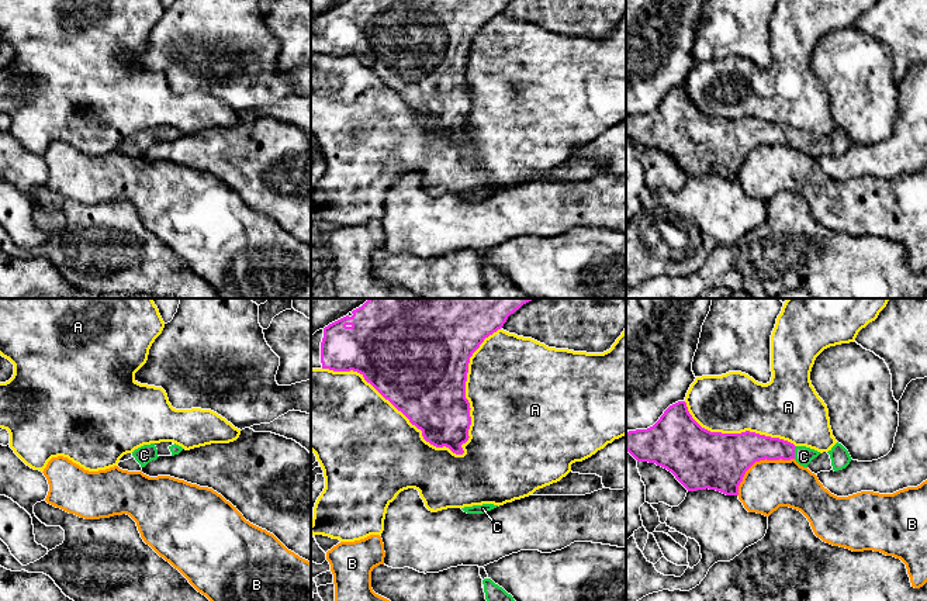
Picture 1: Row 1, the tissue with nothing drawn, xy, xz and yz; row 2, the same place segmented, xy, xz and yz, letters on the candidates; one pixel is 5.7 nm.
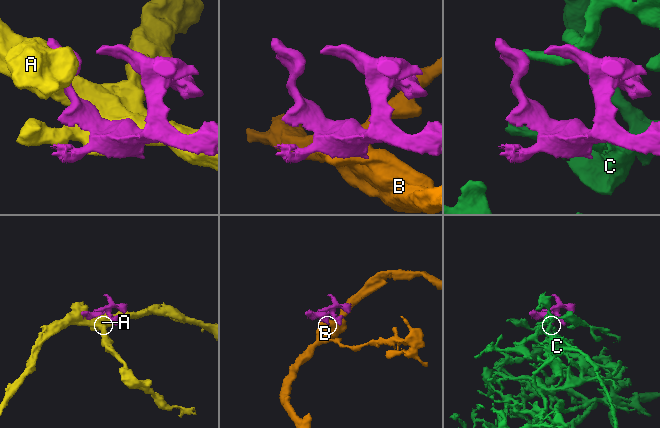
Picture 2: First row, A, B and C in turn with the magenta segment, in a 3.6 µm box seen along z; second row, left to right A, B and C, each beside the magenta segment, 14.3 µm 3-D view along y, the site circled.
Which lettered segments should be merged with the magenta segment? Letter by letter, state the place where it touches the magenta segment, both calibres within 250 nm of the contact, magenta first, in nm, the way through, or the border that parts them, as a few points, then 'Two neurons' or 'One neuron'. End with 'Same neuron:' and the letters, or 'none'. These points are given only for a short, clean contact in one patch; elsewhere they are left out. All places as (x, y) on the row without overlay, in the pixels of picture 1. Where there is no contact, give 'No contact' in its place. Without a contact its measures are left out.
A: Touches magenta at xz (455, 137). Thickness 320 nm (magenta) against 400 nm. Two neurons
B: Touches magenta at yz (758, 145). Thickness 320 nm (magenta) against 280 nm. Two neurons
C: Touches magenta at yz (794, 137). Thickness 170 nm (magenta) against 100 nm. Path across: yz (750, 133), (772, 133), (794, 137), (803, 141). One neuron
Same neuron: C

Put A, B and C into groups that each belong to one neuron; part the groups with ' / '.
A / B / C

